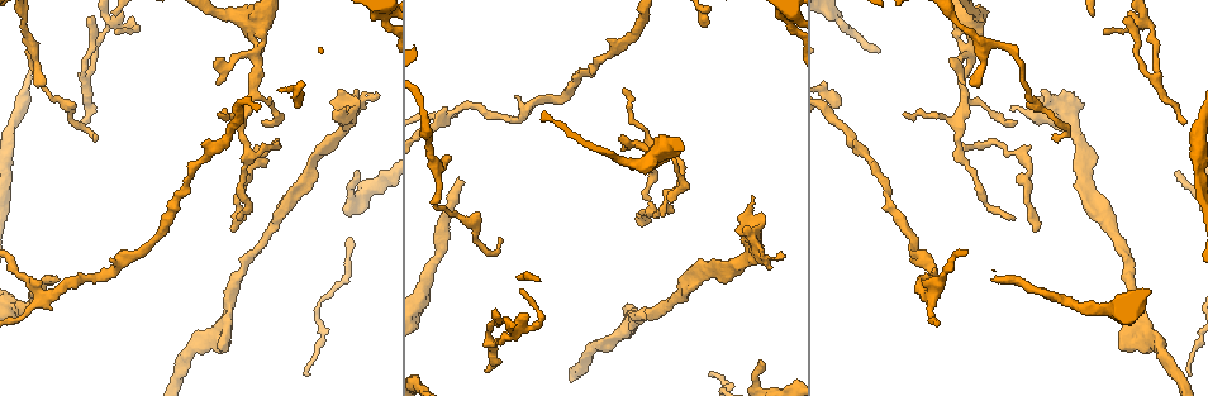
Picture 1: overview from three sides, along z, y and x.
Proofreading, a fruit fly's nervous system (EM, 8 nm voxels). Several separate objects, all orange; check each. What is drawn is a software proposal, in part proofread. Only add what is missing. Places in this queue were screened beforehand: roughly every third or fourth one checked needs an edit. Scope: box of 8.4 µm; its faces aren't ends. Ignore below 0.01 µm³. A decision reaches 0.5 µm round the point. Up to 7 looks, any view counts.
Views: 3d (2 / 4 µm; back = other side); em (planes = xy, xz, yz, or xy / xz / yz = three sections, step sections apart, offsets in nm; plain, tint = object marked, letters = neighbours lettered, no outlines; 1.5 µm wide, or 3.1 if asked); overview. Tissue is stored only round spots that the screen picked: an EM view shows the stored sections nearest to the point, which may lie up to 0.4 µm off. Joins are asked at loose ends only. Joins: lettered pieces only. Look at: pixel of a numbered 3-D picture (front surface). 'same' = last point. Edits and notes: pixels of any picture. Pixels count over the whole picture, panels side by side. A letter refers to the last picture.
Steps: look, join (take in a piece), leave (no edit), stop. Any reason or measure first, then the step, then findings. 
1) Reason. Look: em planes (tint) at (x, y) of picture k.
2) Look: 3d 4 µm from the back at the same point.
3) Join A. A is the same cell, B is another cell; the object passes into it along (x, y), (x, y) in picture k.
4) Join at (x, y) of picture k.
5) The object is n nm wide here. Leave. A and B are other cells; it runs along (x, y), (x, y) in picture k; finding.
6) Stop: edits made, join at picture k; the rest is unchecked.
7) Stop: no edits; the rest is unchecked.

An open end. Look: em yz step 4 (letters) at (1130, 352) of picture 1.

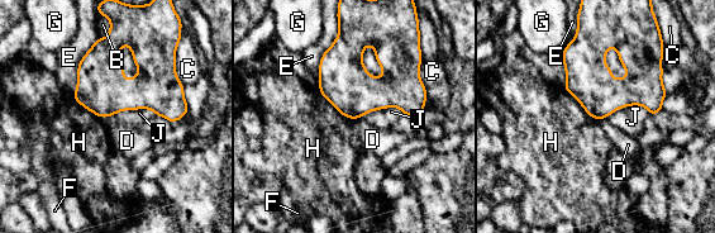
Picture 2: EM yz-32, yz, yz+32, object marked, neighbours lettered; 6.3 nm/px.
Leave. B, C, D, E, F, G, H and J are other cells; none of them fits.

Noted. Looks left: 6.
Tapers out. Look: em planes (letters) at (626, 89) of picture 1.

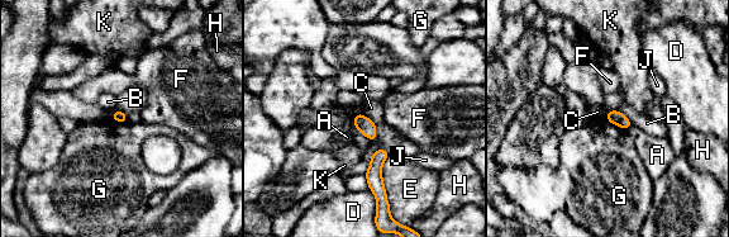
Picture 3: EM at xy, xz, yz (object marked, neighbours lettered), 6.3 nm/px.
The object is 80 nm wide here. Leave. A, B, C, D, E, F, G, H, J and K are other cells; a border runs along (360, 112), (373, 122) in picture 3; no lettered piece goes on from it.

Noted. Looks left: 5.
An open end. Look: 3d 2 µm at (355, 173) of picture 1.

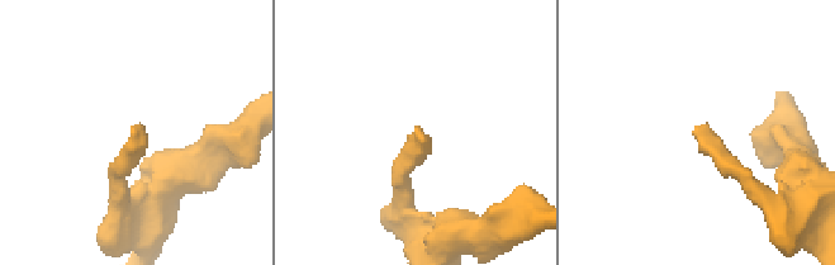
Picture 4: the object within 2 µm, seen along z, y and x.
Need the tissue. Look: em xz step 8 (letters) at (696, 127) of picture 4.

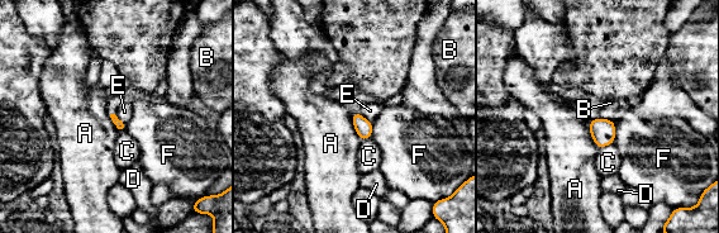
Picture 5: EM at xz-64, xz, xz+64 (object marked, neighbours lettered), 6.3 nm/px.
Look: em planes (letters) at the same point.

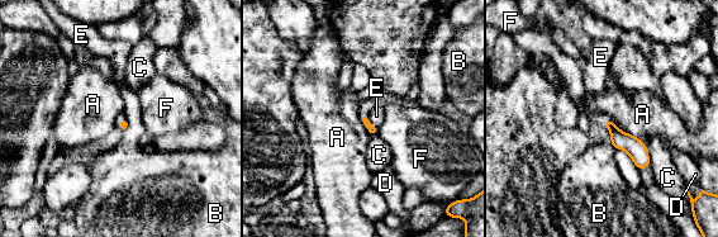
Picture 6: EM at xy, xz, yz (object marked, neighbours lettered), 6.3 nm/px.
Leave. A, B, C, D, E and F are other cells; a border runs along (605, 118), (643, 143) in picture 6; none of them fits.

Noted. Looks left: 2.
Stop: no edits; the rest is unchecked.

